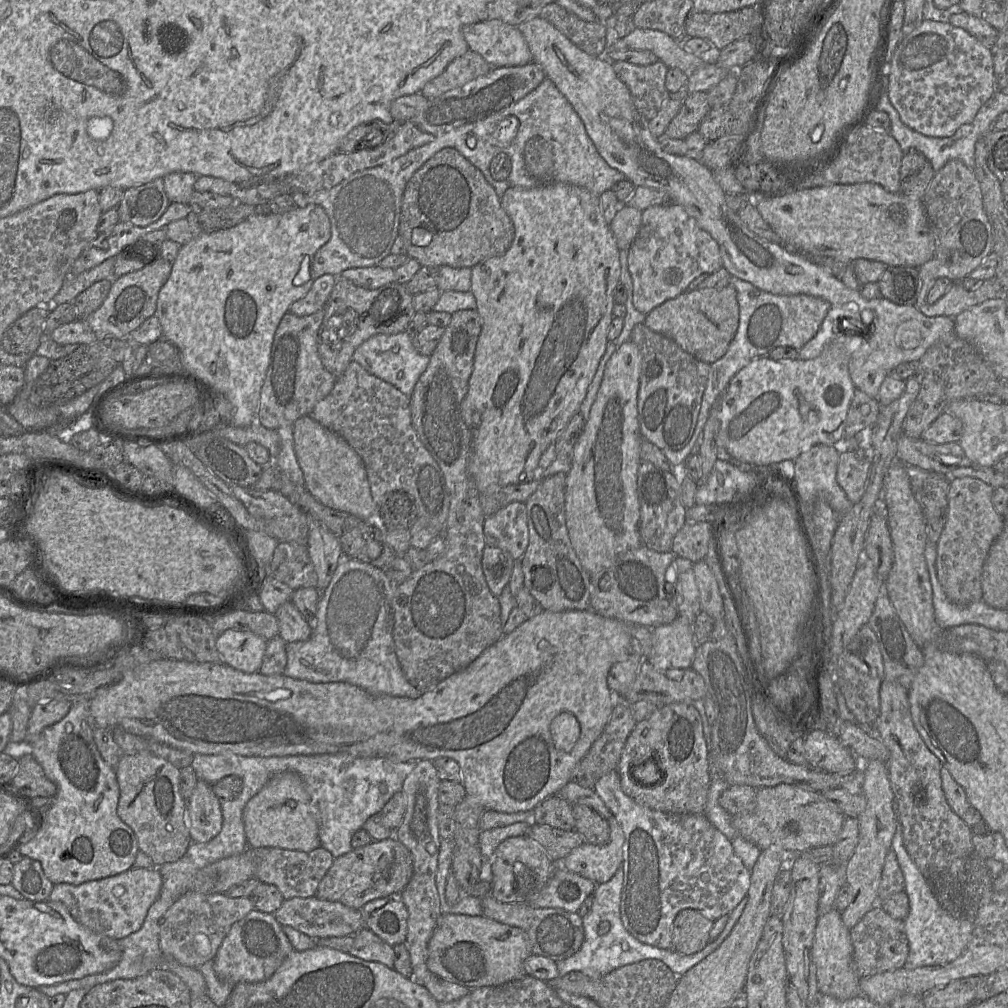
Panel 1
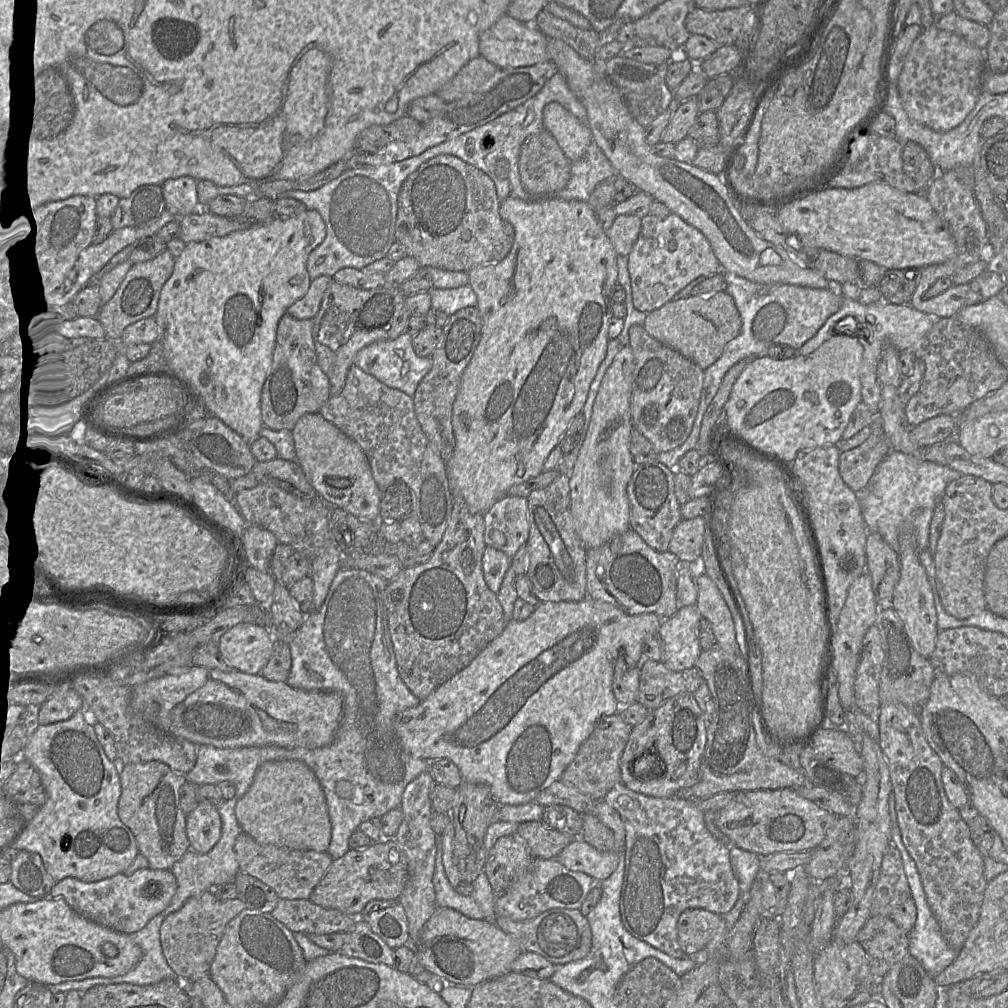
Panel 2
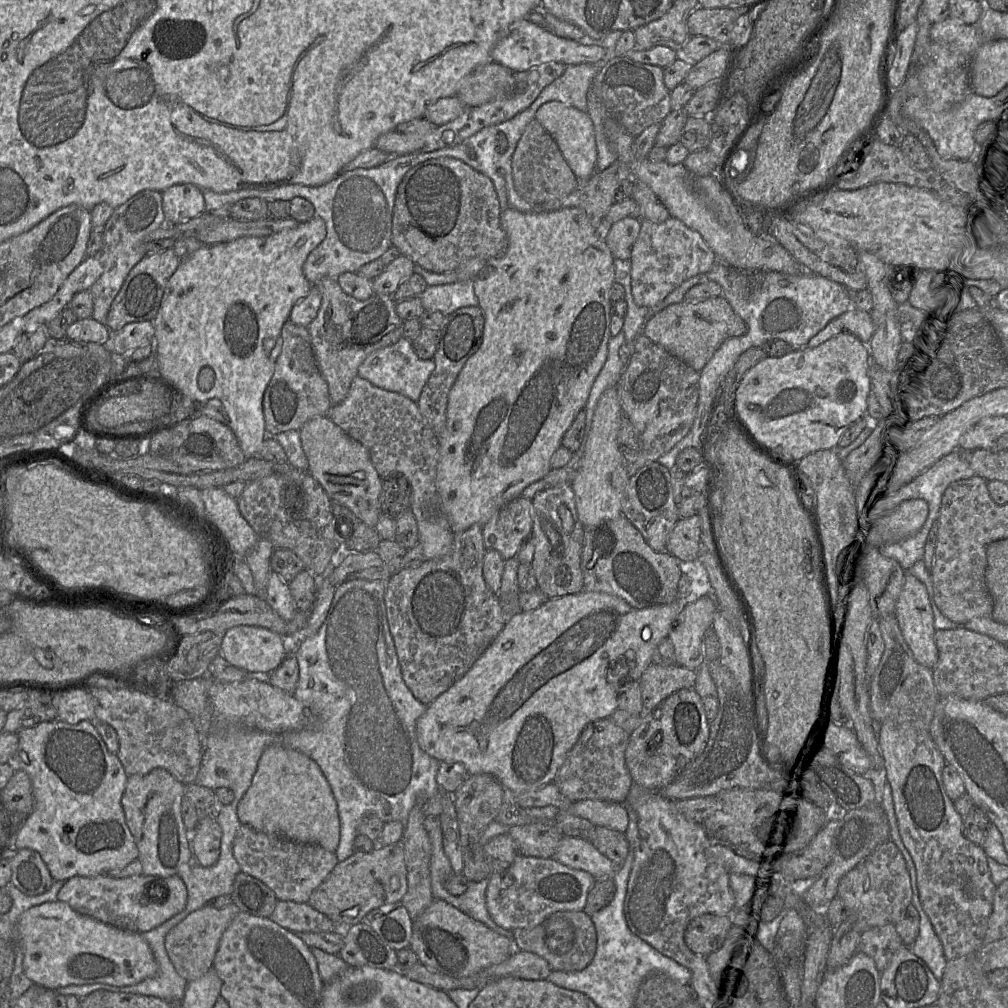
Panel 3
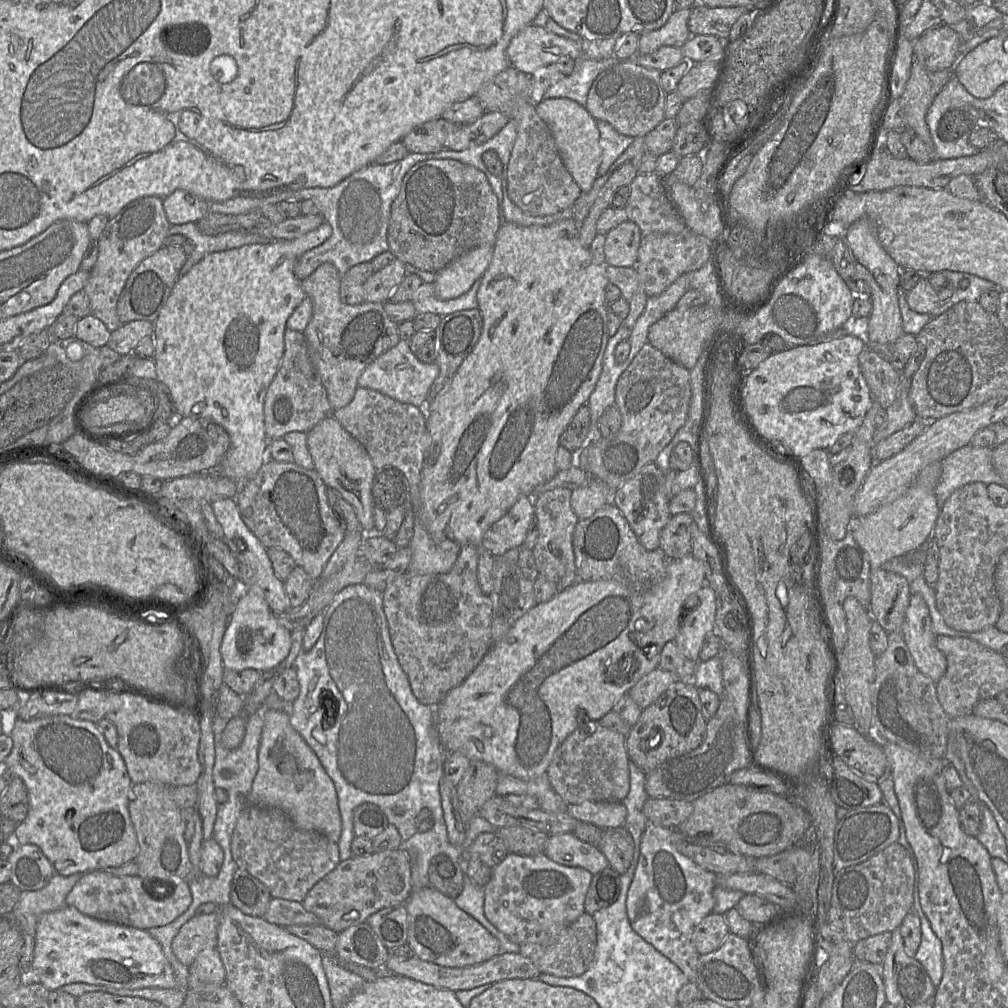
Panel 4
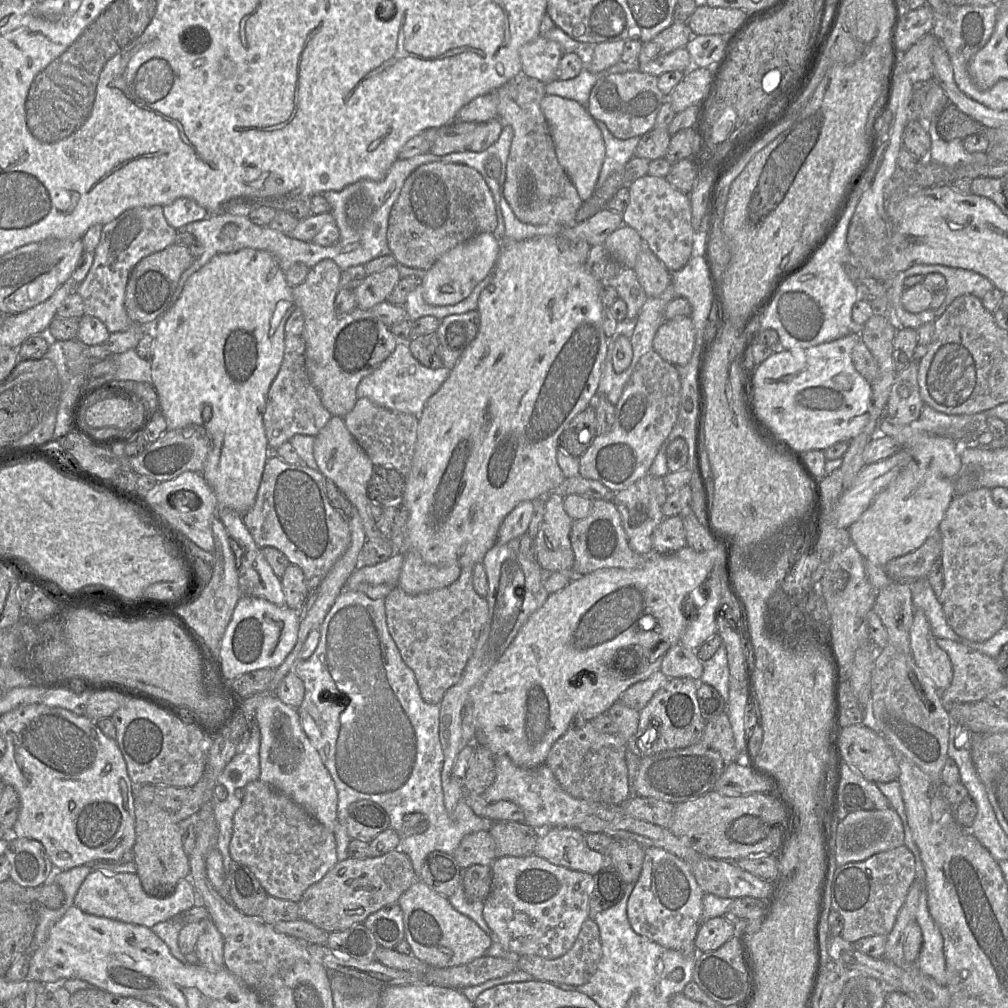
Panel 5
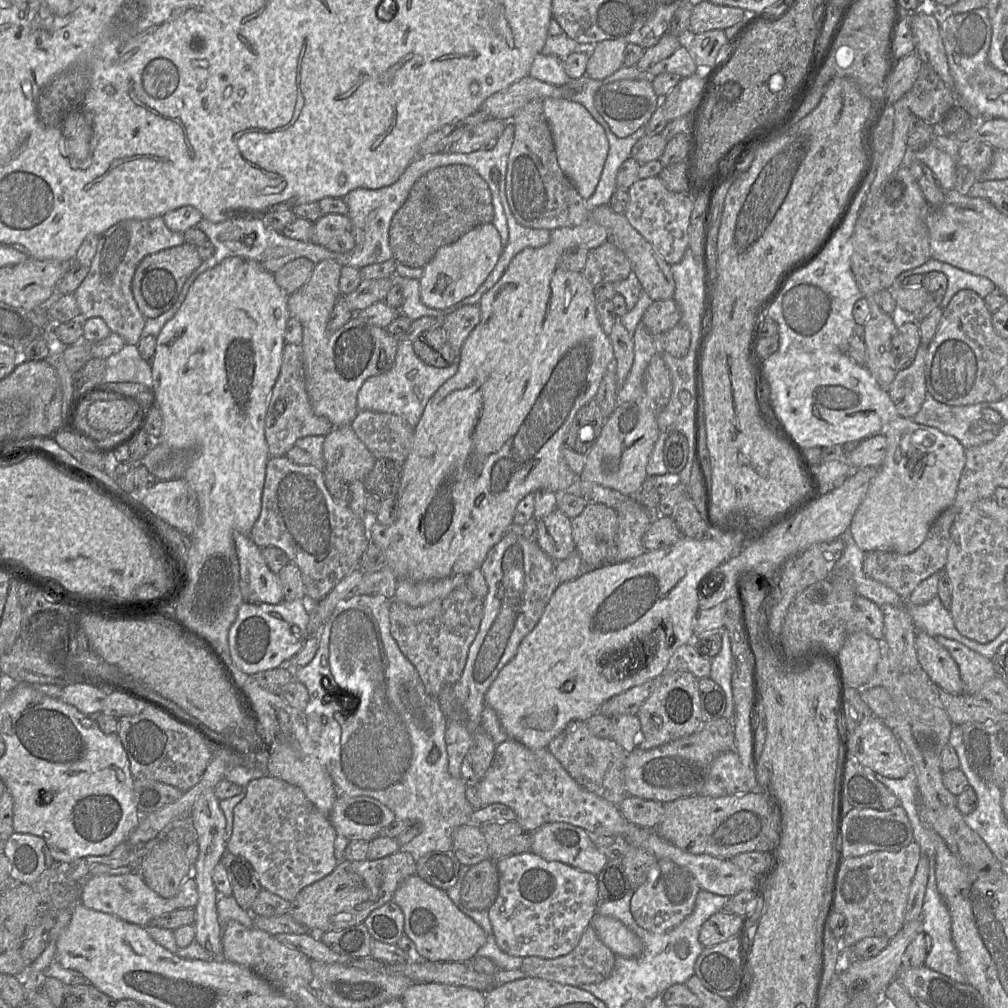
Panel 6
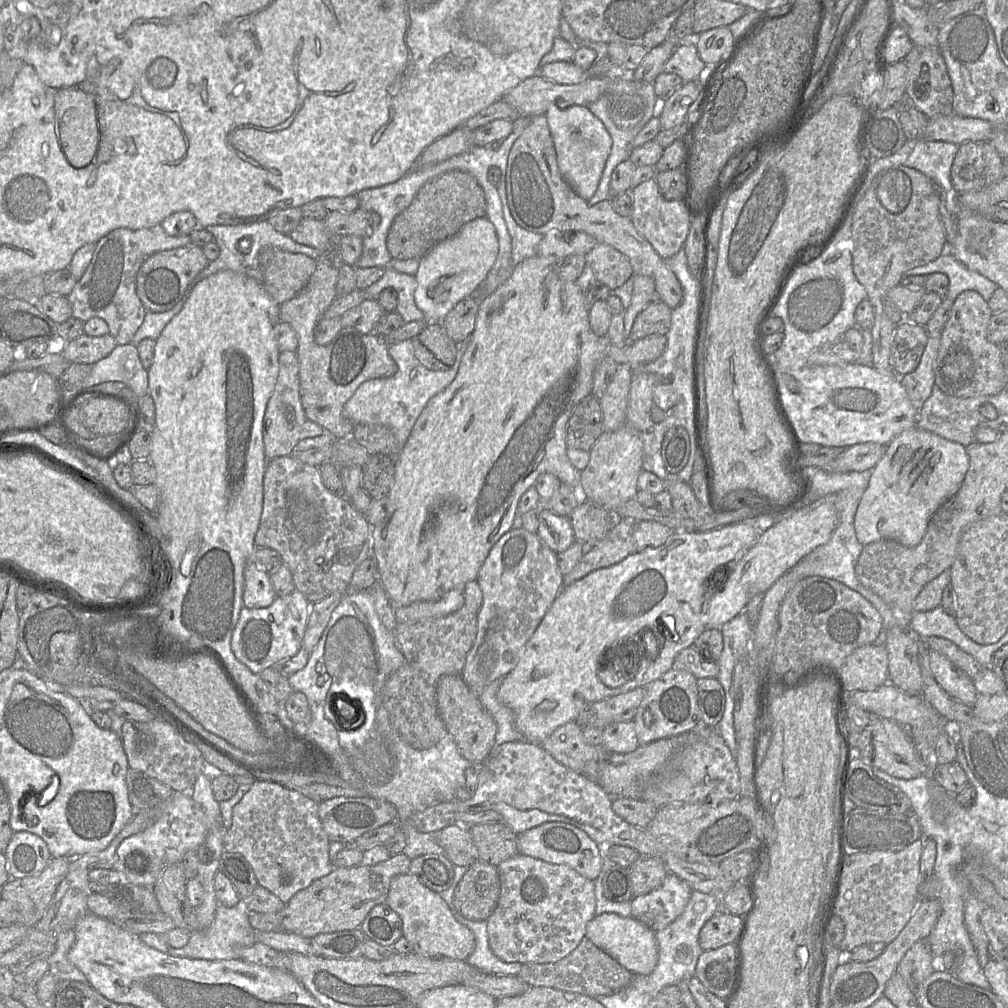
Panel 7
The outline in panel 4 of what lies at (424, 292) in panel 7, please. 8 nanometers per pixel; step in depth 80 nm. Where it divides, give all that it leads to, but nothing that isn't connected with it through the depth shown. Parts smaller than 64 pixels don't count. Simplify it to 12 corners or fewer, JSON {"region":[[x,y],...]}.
{"region":[[494,246],[463,253],[435,273],[435,295],[466,293],[488,268]]}

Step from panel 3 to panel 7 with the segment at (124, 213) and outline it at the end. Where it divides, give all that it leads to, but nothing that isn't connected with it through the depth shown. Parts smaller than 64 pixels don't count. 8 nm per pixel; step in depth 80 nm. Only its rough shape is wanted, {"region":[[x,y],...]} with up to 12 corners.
{"region":[[160,224],[97,241],[67,296],[72,316],[131,343],[147,312],[141,264],[183,247]]}

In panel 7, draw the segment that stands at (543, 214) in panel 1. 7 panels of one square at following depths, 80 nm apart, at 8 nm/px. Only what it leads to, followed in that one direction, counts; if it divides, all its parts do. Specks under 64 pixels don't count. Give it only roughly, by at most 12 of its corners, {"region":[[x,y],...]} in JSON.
{"region":[[535,255],[479,300],[372,526],[393,605],[475,580],[617,347]]}

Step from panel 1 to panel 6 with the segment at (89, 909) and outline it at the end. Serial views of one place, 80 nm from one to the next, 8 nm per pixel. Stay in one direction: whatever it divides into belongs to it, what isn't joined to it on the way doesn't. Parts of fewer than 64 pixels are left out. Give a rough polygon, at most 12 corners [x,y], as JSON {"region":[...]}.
{"region":[[138,872],[97,875],[84,907],[147,927],[165,913],[194,909],[189,877],[173,898],[151,890]]}

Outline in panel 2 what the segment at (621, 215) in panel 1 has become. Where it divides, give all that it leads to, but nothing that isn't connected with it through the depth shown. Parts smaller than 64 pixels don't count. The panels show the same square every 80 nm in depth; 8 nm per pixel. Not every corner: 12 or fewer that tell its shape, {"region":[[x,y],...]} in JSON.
{"region":[[617,215],[606,232],[617,255],[628,256],[642,220]]}

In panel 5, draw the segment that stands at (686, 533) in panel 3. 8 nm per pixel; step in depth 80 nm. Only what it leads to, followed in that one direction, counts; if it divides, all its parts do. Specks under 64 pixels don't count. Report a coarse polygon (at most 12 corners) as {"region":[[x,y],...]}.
{"region":[[665,517],[653,531],[653,551],[687,546],[681,517]]}

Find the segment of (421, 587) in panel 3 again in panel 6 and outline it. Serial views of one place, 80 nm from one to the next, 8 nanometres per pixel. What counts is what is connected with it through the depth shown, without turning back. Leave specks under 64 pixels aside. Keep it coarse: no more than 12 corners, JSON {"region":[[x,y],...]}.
{"region":[[464,583],[413,607],[390,632],[426,693],[454,685],[483,617]]}

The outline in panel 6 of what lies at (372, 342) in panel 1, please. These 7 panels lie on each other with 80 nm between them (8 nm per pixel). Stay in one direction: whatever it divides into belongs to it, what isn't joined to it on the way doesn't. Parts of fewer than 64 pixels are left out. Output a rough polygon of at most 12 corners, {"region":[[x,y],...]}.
{"region":[[399,341],[393,367],[367,378],[358,410],[397,414],[415,427],[458,370],[423,362]]}

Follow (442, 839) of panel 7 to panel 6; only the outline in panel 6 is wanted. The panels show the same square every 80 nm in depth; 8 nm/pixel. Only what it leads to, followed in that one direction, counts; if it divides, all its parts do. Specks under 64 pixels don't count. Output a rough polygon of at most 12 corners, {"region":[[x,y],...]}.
{"region":[[479,826],[455,828],[452,851],[463,866],[489,859]]}

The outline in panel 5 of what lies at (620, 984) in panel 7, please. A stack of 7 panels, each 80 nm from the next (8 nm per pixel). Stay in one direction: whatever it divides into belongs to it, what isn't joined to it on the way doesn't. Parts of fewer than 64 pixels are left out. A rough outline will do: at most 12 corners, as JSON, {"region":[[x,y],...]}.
{"region":[[589,917],[564,955],[520,956],[534,980],[579,986],[595,974],[602,946]]}

